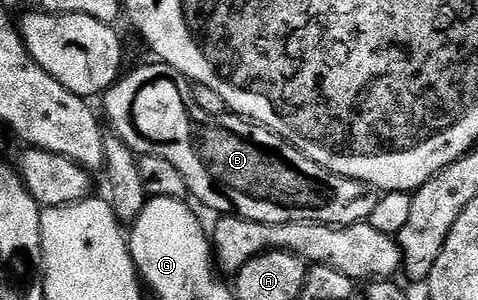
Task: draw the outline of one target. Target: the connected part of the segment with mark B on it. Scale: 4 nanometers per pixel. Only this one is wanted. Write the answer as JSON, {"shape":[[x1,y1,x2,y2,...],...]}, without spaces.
{"shape":[[154,62,155,64,143,64,140,68,135,68,131,73,128,71,126,74,120,75,119,79,115,81,114,84,111,85,110,88,107,89,106,92,103,93,101,97,101,103,103,103,103,112,102,115,105,117,107,115,106,123,109,125,111,123,111,128,114,135,117,137,126,148,130,148,132,152,135,153,136,157,141,156,156,156,157,158,165,158,165,162,173,162,173,166,177,166,177,170,181,170,181,178,185,178,185,182,187,183,187,191,193,197,196,196,197,199,200,200,201,203,204,204,207,208,212,208,215,211,215,214,230,214,233,216,240,216,241,218,245,218,246,220,252,220,253,222,265,222,266,224,284,224,285,222,313,222,314,224,330,224,332,226,342,226,345,224,358,224,360,222,366,221,373,214,373,210,377,207,377,202,380,198,380,193,369,187,368,184,362,184,359,180,346,180,344,176,338,176,337,174,333,174,329,170,325,170,320,164,317,162,313,162,309,158,305,158,305,154,301,154,295,147,293,147,288,140,282,140,278,134,275,132,271,132,268,128,264,128,263,125,252,122,250,119,244,118,238,114,224,114,220,117,210,116,209,114,205,114,205,110,201,110,201,106,197,106,197,102,193,102,193,94,191,93,191,85,192,81,188,80,186,76,180,74,177,69,170,68,169,65,164,64,162,62]]}

